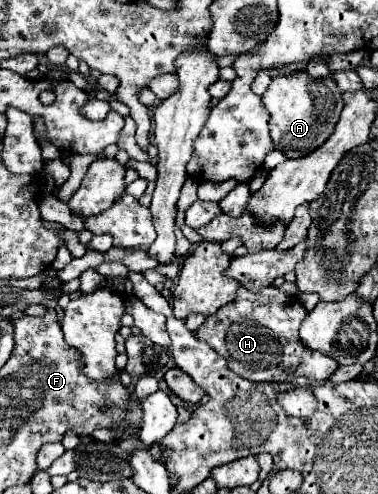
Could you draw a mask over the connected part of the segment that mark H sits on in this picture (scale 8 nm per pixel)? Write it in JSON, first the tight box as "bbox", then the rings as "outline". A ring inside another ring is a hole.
{"bbox":[194,287,338,381],"outline":[[[240,287],[236,299],[230,305],[210,315],[194,333],[200,341],[206,341],[214,351],[226,357],[228,367],[250,381],[286,381],[290,375],[306,375],[316,381],[326,381],[338,363],[326,353],[310,353],[302,341],[298,341],[298,329],[306,319],[304,305],[286,295],[278,287],[266,287],[258,293]]]}

